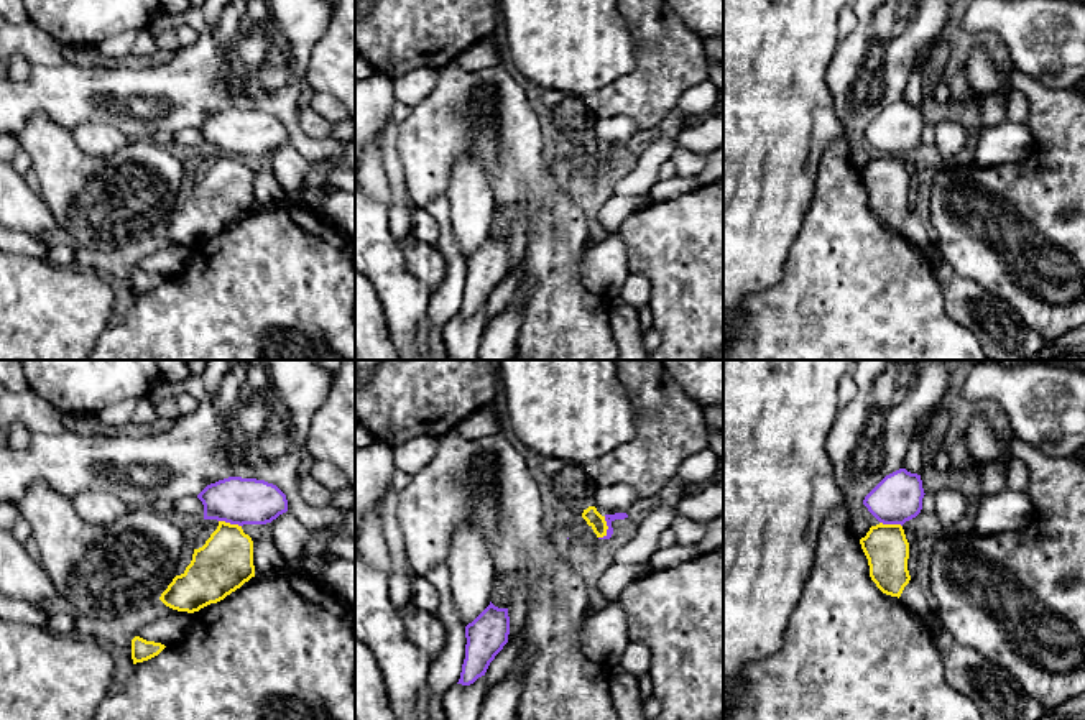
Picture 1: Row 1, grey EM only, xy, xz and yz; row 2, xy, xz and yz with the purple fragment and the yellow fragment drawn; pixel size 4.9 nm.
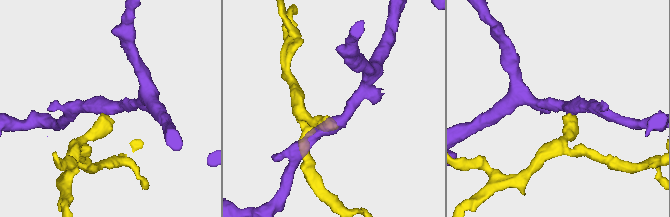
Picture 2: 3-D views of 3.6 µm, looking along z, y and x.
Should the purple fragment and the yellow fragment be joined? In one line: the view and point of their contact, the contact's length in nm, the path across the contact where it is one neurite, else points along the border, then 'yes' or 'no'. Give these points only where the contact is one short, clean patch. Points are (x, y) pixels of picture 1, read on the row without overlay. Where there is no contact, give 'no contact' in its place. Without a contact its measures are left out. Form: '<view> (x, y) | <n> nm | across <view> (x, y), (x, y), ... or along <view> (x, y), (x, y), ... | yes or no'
xz (609, 160) | 120 nm | along xz (604, 148), (607, 163), (599, 170) | no

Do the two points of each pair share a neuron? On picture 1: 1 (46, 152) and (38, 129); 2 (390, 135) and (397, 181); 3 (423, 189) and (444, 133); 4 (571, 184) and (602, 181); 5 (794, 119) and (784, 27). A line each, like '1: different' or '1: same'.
1: same
2: same
3: same
4: same
5: same

